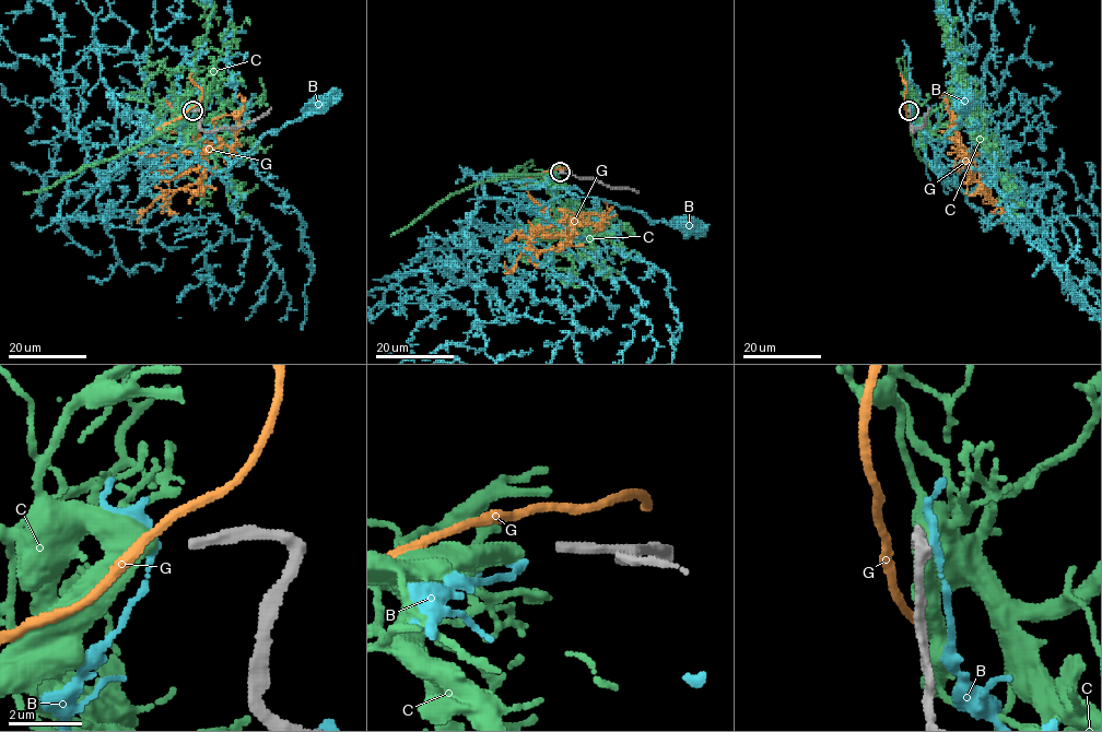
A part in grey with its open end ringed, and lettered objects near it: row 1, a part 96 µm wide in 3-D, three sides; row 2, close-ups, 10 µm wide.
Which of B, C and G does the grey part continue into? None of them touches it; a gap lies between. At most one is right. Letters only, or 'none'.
none

